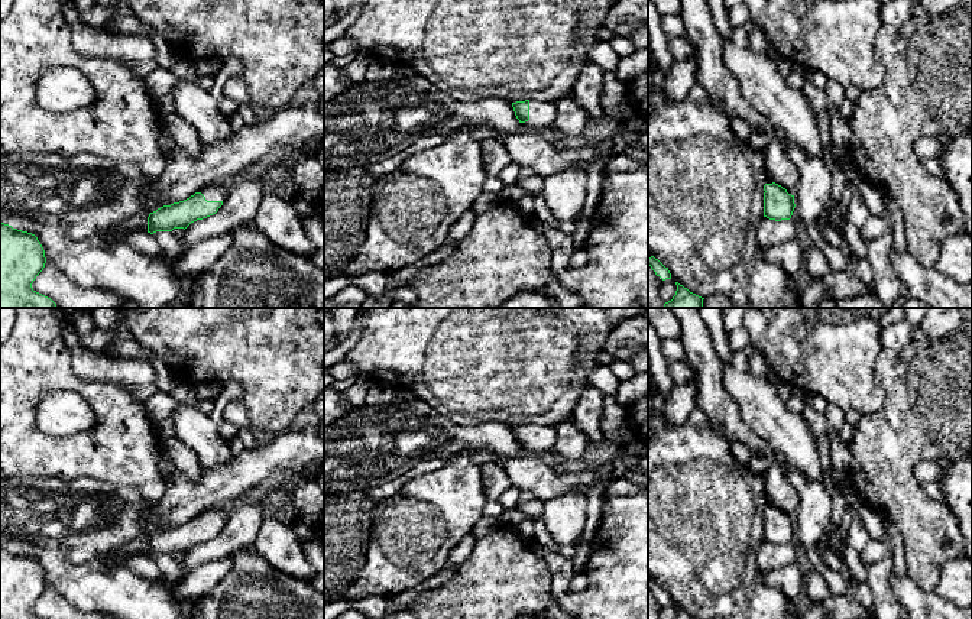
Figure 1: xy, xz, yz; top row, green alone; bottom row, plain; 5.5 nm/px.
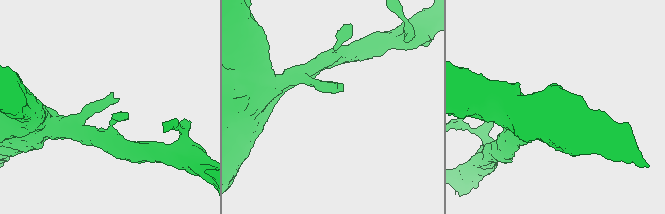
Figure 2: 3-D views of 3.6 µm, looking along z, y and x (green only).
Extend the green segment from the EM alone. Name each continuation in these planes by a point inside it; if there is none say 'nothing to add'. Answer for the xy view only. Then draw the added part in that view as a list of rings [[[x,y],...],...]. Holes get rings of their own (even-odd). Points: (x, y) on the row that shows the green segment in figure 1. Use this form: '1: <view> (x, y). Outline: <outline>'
1: xy (214, 193). Outline: [[[223,184],[210,185],[200,191],[207,201],[226,201],[229,189]]]

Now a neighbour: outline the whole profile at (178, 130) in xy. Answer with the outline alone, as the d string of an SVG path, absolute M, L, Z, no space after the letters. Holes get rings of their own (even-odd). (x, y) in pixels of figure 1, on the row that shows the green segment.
M176 113L161 117L161 130L172 145L182 148L192 156L198 156L202 143L197 130Z

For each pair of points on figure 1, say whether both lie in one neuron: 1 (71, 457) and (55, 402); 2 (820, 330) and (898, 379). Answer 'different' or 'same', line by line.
1: different
2: different

